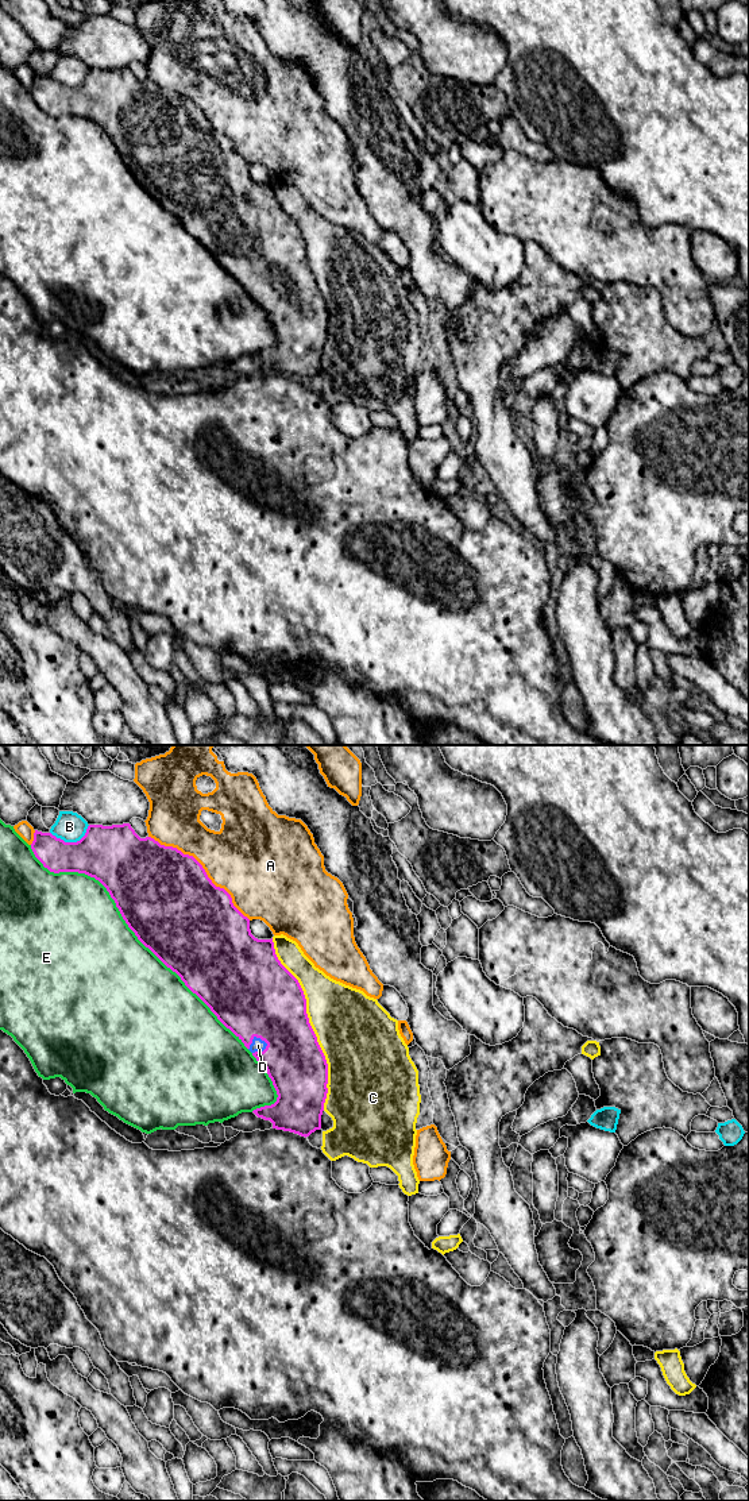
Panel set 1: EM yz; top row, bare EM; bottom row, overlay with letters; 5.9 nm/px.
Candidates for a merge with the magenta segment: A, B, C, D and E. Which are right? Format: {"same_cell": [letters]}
{"same_cell": ["D"]}

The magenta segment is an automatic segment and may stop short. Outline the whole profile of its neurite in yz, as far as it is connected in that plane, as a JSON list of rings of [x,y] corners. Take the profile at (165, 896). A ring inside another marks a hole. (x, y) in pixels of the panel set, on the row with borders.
[[[130,823],[123,825],[89,825],[85,836],[77,842],[65,842],[57,838],[51,833],[42,833],[35,830],[34,841],[31,849],[35,857],[47,868],[50,872],[78,872],[85,873],[90,877],[99,880],[109,892],[111,898],[115,900],[123,919],[128,927],[135,933],[138,939],[148,948],[167,968],[175,972],[185,985],[196,993],[217,1016],[217,1019],[229,1029],[252,1053],[252,1056],[259,1061],[267,1070],[269,1077],[277,1091],[277,1101],[271,1106],[265,1106],[254,1110],[252,1112],[265,1120],[273,1123],[273,1128],[290,1131],[301,1137],[309,1137],[316,1130],[321,1128],[321,1115],[324,1111],[324,1103],[328,1093],[328,1064],[325,1056],[317,1042],[317,1037],[309,1023],[306,1014],[306,999],[298,980],[281,964],[275,954],[274,942],[271,939],[258,939],[251,934],[250,919],[244,917],[232,903],[231,895],[220,887],[216,887],[208,877],[202,865],[189,854],[184,854],[181,850],[173,846],[161,845],[151,837],[140,838]]]

